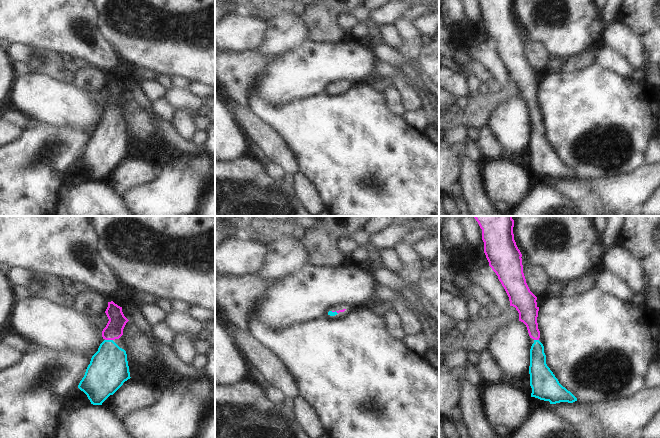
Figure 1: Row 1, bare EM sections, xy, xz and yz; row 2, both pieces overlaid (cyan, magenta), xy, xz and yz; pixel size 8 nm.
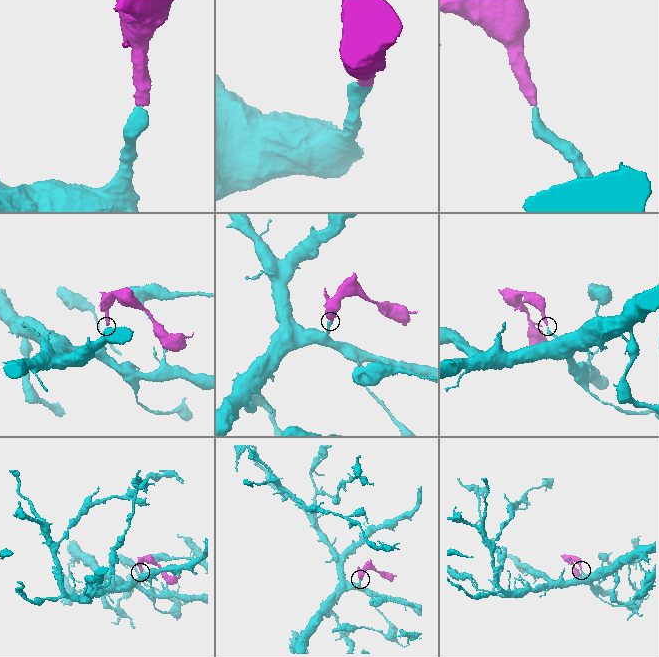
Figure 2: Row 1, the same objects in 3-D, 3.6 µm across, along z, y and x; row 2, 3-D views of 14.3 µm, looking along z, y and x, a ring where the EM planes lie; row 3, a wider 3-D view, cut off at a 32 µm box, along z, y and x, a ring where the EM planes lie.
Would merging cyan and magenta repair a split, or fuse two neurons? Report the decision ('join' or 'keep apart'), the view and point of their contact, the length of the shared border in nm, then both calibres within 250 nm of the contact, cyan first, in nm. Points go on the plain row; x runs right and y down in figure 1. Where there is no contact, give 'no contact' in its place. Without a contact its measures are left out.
join | xy (109, 116) | 60 nm | 320/140 nm

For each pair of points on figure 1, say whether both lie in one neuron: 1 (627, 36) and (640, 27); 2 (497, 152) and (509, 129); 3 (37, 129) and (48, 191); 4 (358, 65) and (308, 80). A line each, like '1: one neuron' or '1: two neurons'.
1: two neurons
2: two neurons
3: one neuron
4: one neuron

